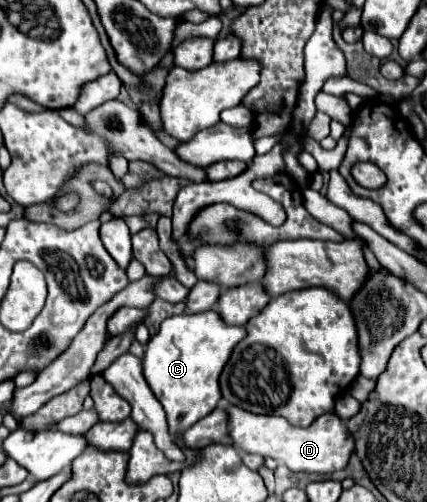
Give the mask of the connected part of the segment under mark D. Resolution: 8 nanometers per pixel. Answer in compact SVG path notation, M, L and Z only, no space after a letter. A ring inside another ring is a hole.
M228 405L228 431L232 443L242 453L256 453L262 457L272 457L286 465L290 471L302 473L334 473L348 465L350 453L354 451L354 439L346 429L344 421L334 413L320 415L310 427L294 427L284 417L278 415L256 415L240 407Z

